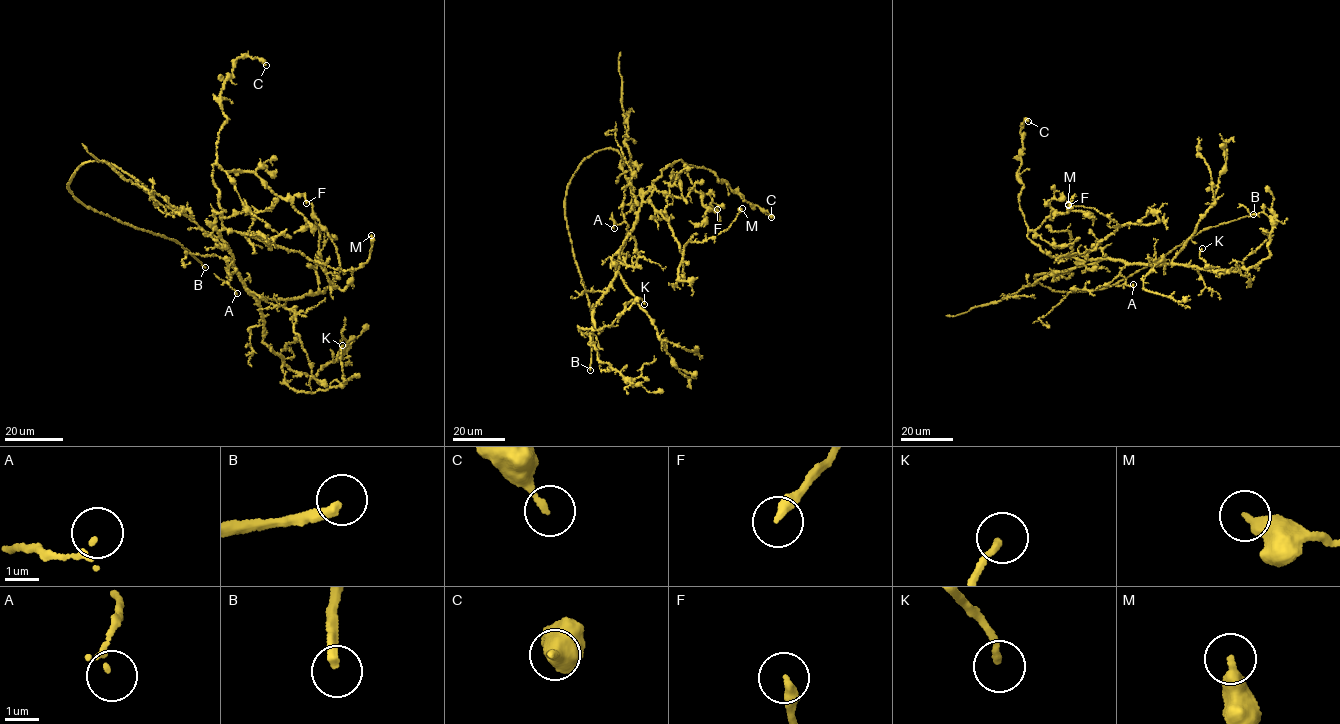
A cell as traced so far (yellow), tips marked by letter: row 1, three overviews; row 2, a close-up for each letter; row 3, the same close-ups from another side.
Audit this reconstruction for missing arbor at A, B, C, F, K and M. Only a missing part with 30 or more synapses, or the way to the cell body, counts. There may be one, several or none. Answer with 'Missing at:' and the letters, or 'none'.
Missing at: B

